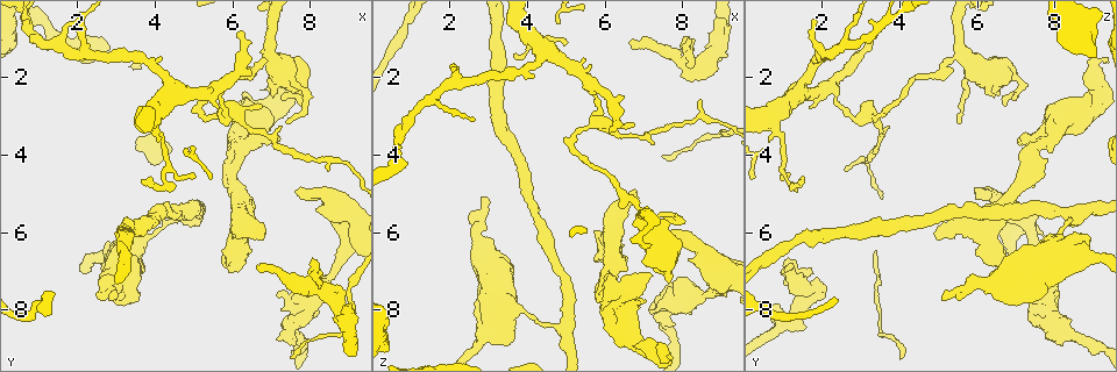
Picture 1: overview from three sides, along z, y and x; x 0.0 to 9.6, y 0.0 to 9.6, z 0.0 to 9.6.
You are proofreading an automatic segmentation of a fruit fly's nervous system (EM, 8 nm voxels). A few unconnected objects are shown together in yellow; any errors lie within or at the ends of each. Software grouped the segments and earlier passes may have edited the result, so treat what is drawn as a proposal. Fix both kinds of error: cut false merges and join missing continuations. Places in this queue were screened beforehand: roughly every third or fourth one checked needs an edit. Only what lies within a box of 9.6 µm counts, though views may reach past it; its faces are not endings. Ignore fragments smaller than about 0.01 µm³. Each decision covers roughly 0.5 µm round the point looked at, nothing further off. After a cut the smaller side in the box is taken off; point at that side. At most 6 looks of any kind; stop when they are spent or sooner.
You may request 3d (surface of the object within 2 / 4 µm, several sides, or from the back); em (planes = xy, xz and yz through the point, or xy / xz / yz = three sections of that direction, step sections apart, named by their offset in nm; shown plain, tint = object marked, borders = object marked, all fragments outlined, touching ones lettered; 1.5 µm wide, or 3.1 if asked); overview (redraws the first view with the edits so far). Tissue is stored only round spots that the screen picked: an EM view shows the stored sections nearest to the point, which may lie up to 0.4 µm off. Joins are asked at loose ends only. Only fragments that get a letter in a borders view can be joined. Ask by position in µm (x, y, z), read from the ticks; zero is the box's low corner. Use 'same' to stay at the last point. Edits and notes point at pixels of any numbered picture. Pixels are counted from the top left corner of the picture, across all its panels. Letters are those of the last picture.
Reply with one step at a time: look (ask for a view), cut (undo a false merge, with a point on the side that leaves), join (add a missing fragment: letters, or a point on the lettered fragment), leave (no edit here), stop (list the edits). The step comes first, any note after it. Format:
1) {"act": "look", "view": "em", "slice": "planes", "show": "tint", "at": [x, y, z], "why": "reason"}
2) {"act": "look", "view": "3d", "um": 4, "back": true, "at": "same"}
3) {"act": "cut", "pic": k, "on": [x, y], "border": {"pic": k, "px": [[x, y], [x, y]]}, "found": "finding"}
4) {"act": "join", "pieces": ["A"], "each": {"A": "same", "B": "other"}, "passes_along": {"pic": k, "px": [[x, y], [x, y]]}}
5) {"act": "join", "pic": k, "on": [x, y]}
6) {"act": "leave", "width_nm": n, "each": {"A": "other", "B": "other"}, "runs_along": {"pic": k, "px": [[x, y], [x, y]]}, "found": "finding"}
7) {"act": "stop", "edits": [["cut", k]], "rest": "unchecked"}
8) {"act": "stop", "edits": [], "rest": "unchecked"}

{"act": "look", "view": "em", "slice": "planes", "show": "borders", "at": [4.20, 3.80, 0.95], "why": "thick turns thin"}

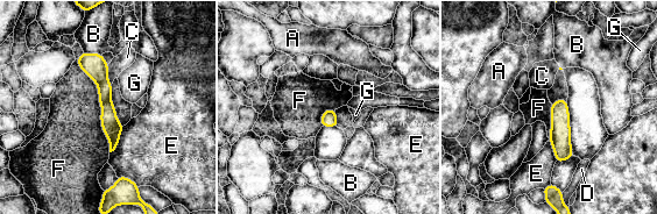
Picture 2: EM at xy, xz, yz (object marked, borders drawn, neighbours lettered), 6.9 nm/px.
{"act": "leave", "each": {"A": "other", "B": "other", "C": "other", "D": "other", "E": "other", "F": "other", "G": "other"}, "found": "one neuron here"}

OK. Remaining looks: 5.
{"act": "look", "view": "em", "slice": "xy", "step": 4, "show": "tint", "at": [5.00, 2.80, 3.65], "why": "sharp bend"}

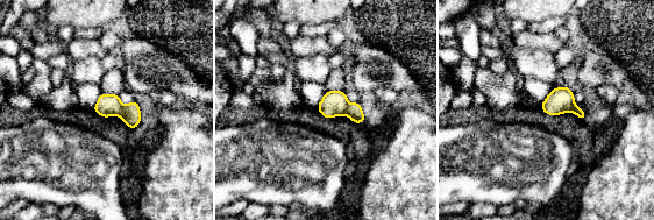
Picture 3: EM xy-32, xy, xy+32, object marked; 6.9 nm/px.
{"act": "look", "view": "em", "slice": "planes", "show": "borders", "at": "same"}

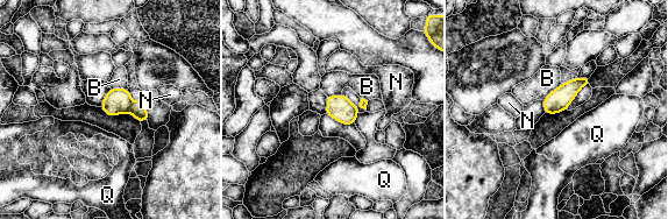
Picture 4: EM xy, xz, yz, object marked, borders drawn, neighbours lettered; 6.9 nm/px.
{"act": "cut", "pic": 4, "on": [116, 101], "longest_contact_nm": ["B", 180], "each": {"B": "other", "N": "other", "Q": "other"}, "found": "two neurons meet here"}

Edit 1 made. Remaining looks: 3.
{"act": "stop", "edits": [["cut", 4]], "rest": "unchecked"}

